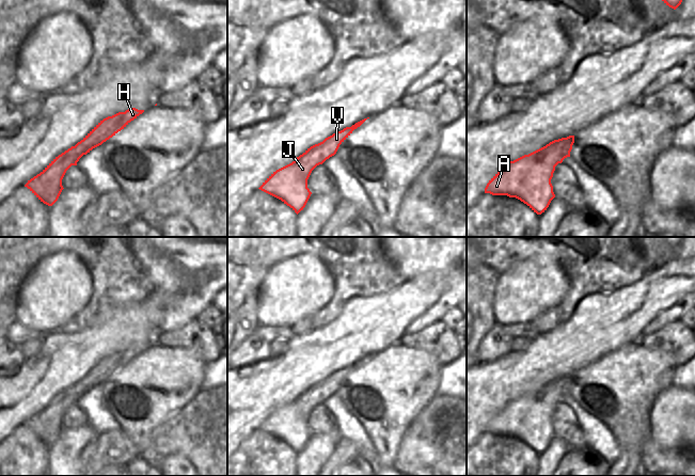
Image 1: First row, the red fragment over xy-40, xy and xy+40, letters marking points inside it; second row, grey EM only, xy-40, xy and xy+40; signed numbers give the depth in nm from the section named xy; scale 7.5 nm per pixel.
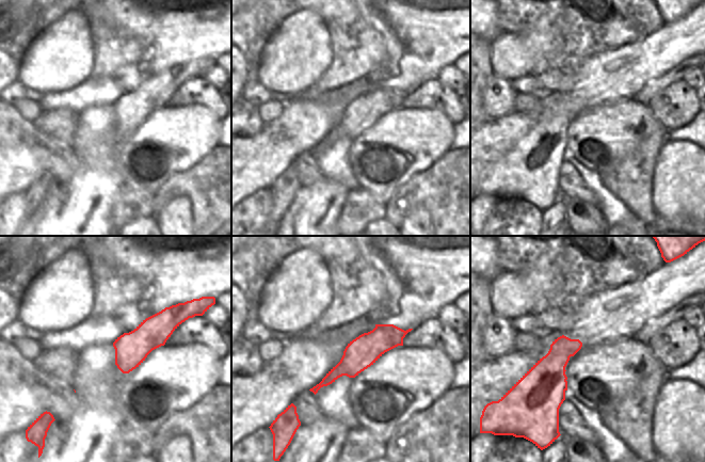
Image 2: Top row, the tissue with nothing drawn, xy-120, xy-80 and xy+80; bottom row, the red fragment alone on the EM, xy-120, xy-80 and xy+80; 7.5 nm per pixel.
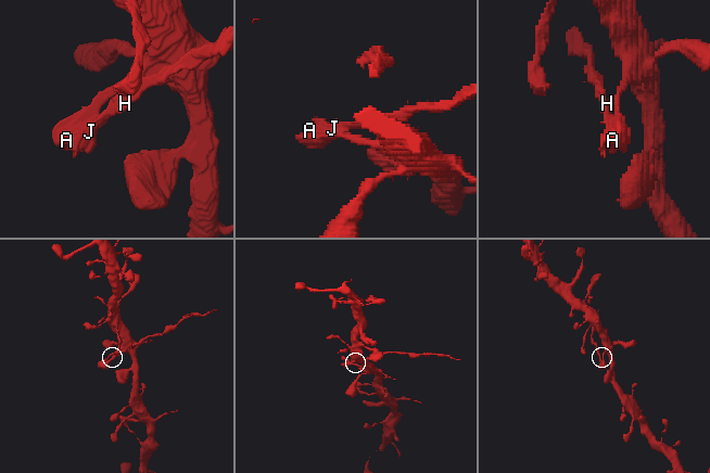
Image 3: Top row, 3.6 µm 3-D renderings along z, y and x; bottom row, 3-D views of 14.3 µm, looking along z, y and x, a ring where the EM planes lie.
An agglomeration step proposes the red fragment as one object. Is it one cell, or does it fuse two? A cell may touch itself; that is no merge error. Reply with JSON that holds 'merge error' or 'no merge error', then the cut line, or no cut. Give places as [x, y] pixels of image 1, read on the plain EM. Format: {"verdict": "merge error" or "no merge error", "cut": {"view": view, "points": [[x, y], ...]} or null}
{"verdict": "merge error", "cut": {"view": "xy", "points": [[320, 381], [315, 387], [321, 391], [321, 396], [325, 399]]}}

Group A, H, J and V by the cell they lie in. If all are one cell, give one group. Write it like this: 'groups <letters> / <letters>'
groups A J / H V

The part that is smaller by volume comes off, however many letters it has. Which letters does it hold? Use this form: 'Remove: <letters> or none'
Remove: H, V

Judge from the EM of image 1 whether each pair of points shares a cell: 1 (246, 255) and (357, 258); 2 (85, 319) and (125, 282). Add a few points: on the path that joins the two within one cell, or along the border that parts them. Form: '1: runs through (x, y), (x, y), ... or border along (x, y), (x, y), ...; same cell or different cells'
1: runs through (273, 248), (329, 249); same cell
2: runs through (95, 310), (115, 289); same cell

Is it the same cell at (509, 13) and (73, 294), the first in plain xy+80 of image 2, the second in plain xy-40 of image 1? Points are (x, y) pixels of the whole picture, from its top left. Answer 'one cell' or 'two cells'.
two cells

